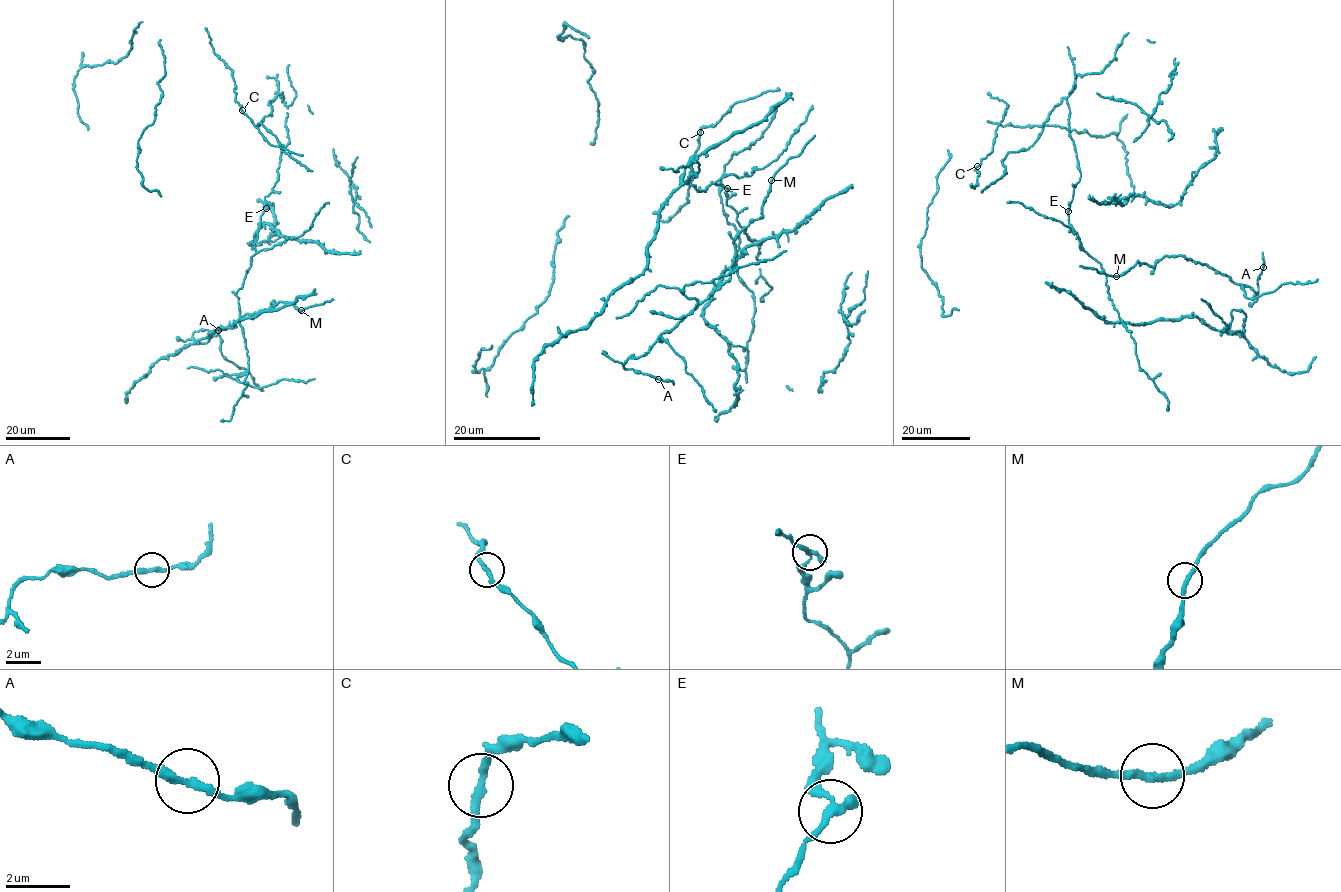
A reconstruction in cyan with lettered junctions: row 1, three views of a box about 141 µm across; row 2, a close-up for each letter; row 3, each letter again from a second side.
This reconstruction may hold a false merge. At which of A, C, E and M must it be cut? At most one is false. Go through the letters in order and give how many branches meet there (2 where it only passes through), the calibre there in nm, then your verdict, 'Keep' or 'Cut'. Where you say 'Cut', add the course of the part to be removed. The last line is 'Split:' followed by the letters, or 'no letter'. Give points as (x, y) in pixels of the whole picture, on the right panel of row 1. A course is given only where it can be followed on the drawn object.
A: Branches: 2. Thickness 240 nm. Keep
C: Branches: 2. Thickness 240 nm. Keep
E: Branches: 2. Thickness 220 nm. Keep
M: Branches: 2. Thickness 240 nm. Keep
Split: no letter

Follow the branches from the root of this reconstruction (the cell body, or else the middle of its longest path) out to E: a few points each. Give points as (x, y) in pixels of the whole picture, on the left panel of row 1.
E: (287, 128), (288, 144), (280, 156), (278, 180), (272, 192), (265, 197), (266, 208)

